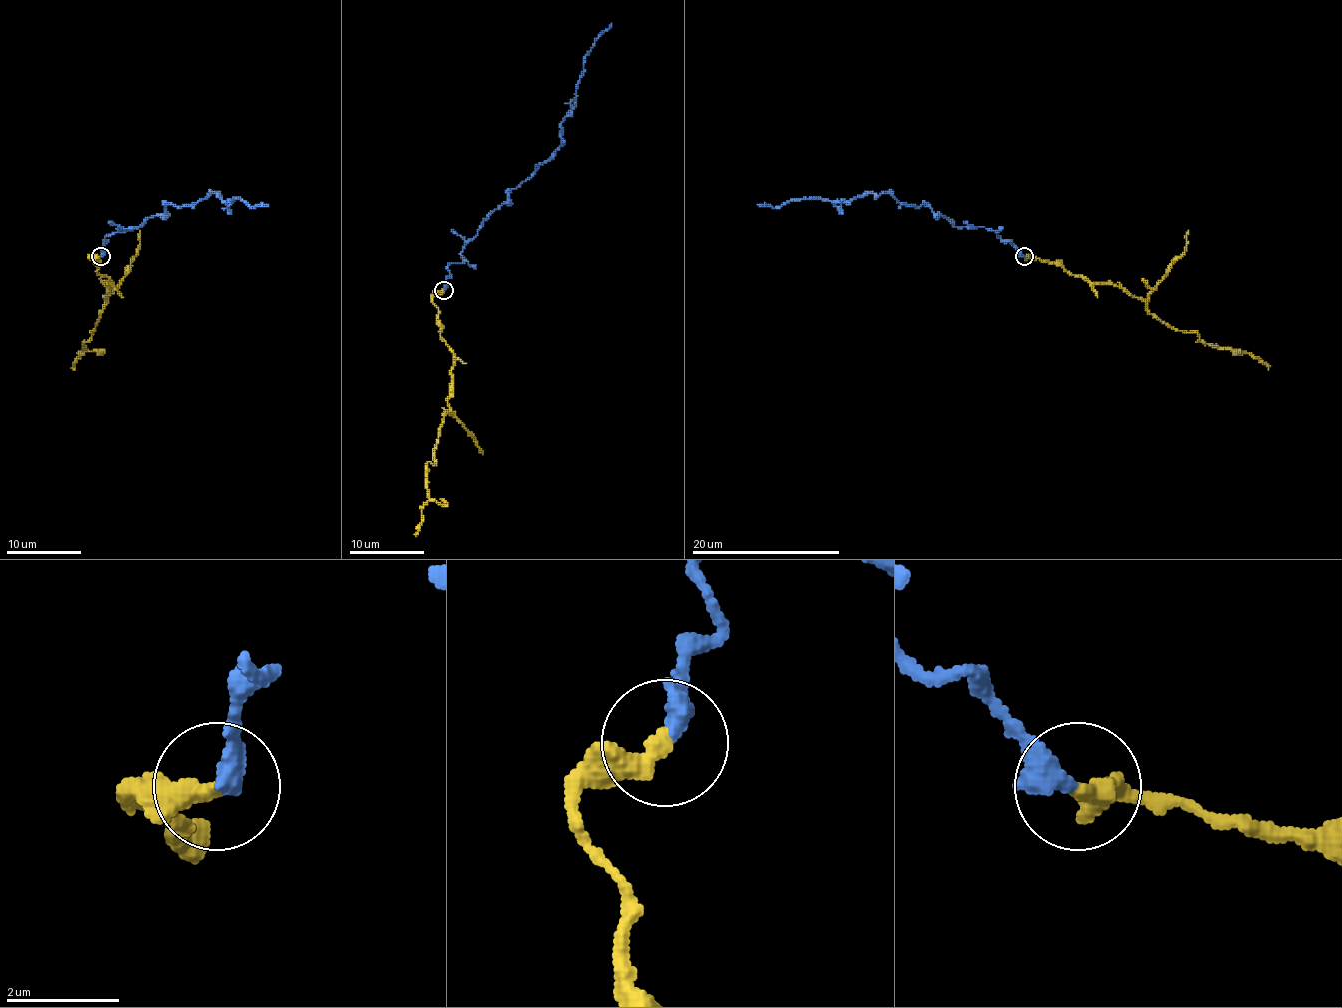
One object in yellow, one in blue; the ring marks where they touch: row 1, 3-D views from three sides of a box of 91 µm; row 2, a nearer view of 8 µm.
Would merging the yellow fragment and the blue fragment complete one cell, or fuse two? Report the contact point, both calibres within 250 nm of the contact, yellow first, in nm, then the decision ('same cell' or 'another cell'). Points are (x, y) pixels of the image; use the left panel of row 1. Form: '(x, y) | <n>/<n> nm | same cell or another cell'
(100, 256) | 400/400 nm | another cell

